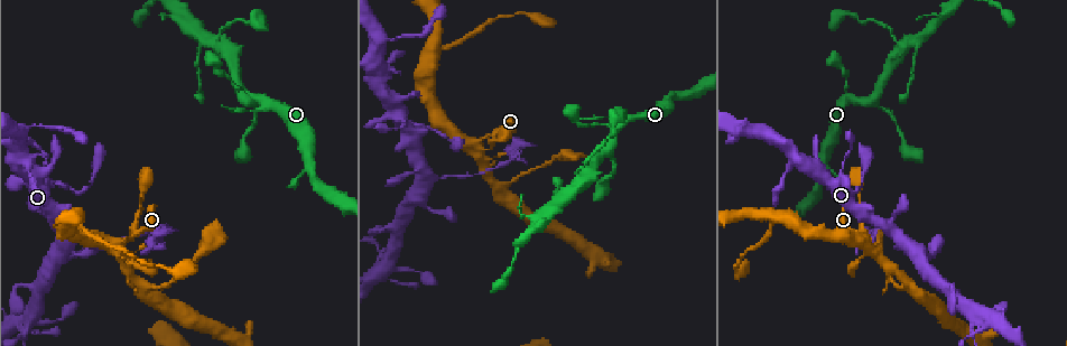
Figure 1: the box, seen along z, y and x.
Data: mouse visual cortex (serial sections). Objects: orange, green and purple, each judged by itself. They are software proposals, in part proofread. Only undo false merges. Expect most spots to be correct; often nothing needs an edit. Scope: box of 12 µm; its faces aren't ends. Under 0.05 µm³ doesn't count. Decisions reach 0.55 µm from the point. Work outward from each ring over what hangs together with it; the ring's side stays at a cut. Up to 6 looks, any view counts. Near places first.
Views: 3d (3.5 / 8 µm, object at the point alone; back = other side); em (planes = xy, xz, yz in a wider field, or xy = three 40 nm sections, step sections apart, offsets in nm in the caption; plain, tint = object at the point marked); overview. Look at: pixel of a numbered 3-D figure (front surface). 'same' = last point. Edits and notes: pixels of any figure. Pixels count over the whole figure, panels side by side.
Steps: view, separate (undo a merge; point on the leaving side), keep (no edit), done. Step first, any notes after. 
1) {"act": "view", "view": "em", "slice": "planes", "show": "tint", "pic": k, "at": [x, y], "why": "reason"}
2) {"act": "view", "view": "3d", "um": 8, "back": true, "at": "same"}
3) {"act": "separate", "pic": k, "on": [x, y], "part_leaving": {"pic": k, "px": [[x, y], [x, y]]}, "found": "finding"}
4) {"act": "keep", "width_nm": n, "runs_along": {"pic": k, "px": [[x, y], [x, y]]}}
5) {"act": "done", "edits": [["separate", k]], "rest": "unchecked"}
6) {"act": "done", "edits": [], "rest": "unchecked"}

{"act": "view", "view": "3d", "um": 3.5, "pic": 1, "at": [475, 141], "why": "four-way junction"}

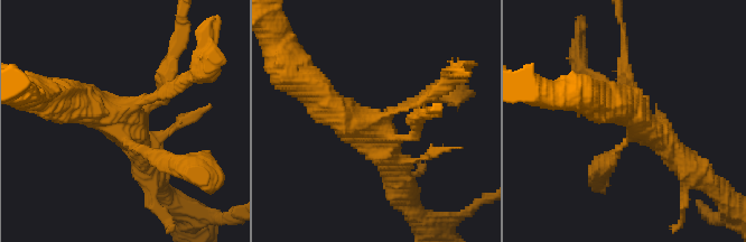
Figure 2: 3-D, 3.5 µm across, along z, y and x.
{"act": "view", "view": "em", "slice": "xy", "step": 5, "show": "tint", "pic": 2, "at": [126, 110], "arms": 4, "arm_widths_nm": [100, 200, 400, 450], "why": "now the EM"}

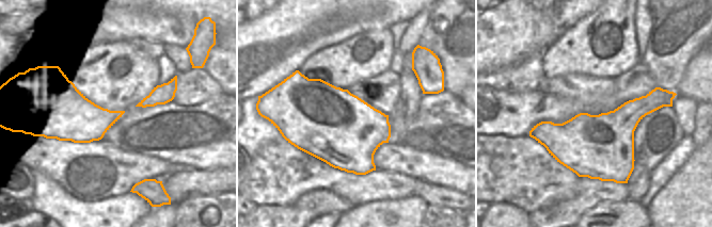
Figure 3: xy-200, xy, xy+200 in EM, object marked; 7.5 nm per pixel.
{"act": "keep", "runs_along": {"pic": 2, "px": [[598, 78], [682, 157]]}, "found": "one cell here"}

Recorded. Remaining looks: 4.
{"act": "view", "view": "3d", "um": 3.5, "pic": 1, "at": [618, 129], "why": "arms part here"}

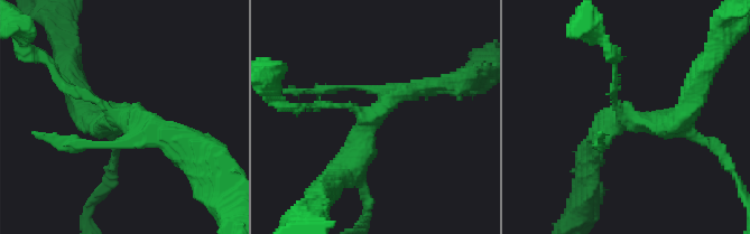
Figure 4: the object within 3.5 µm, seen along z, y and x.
{"act": "view", "view": "em", "slice": "xy", "step": 5, "show": "tint", "pic": 4, "at": [375, 113], "why": "now the EM"}

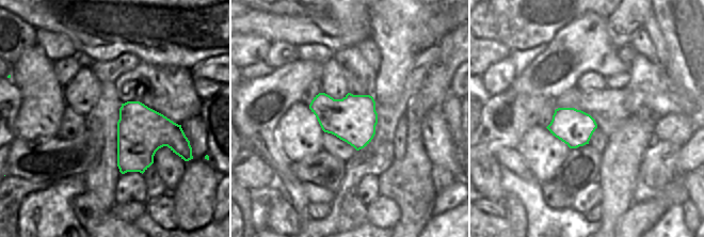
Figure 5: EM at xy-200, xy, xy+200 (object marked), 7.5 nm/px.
{"act": "keep", "runs_along": {"pic": 4, "px": [[433, 87], [388, 101], [340, 176]]}, "found": "one cell here"}

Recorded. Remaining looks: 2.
{"act": "done", "edits": [], "rest": "unchecked"}

